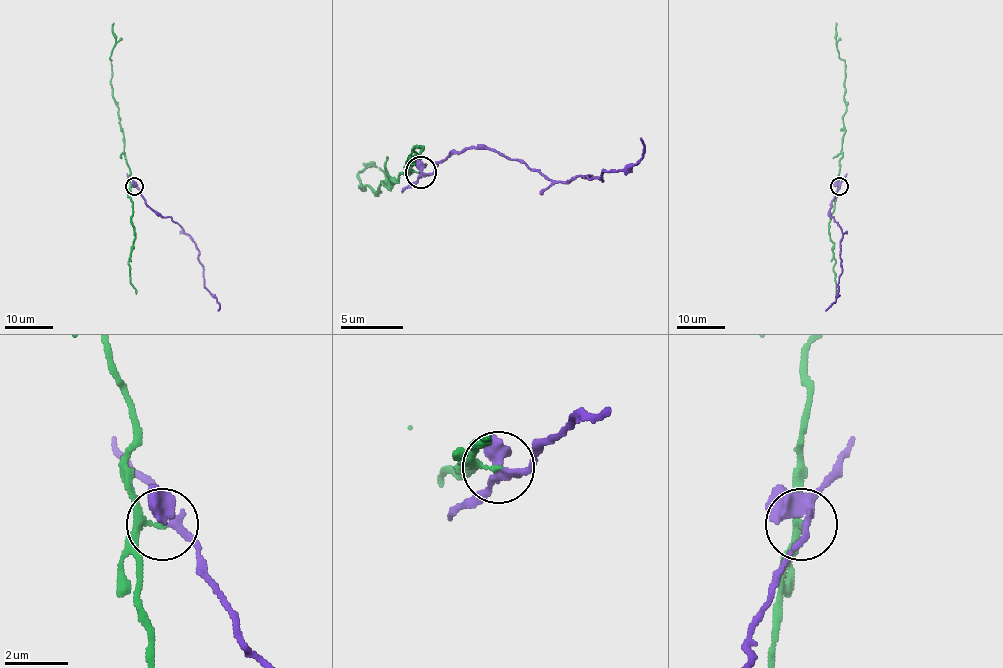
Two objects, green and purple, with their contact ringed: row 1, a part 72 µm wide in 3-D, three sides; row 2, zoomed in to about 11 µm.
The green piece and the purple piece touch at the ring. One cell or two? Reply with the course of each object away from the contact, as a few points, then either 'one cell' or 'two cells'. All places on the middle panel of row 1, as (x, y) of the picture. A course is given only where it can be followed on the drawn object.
green runs (421, 171), (406, 171), (378, 193), (359, 187), (359, 171), (368, 165); purple runs (421, 171), (450, 152), (493, 149), (550, 181), (603, 181), (644, 149), (641, 137); two cells

